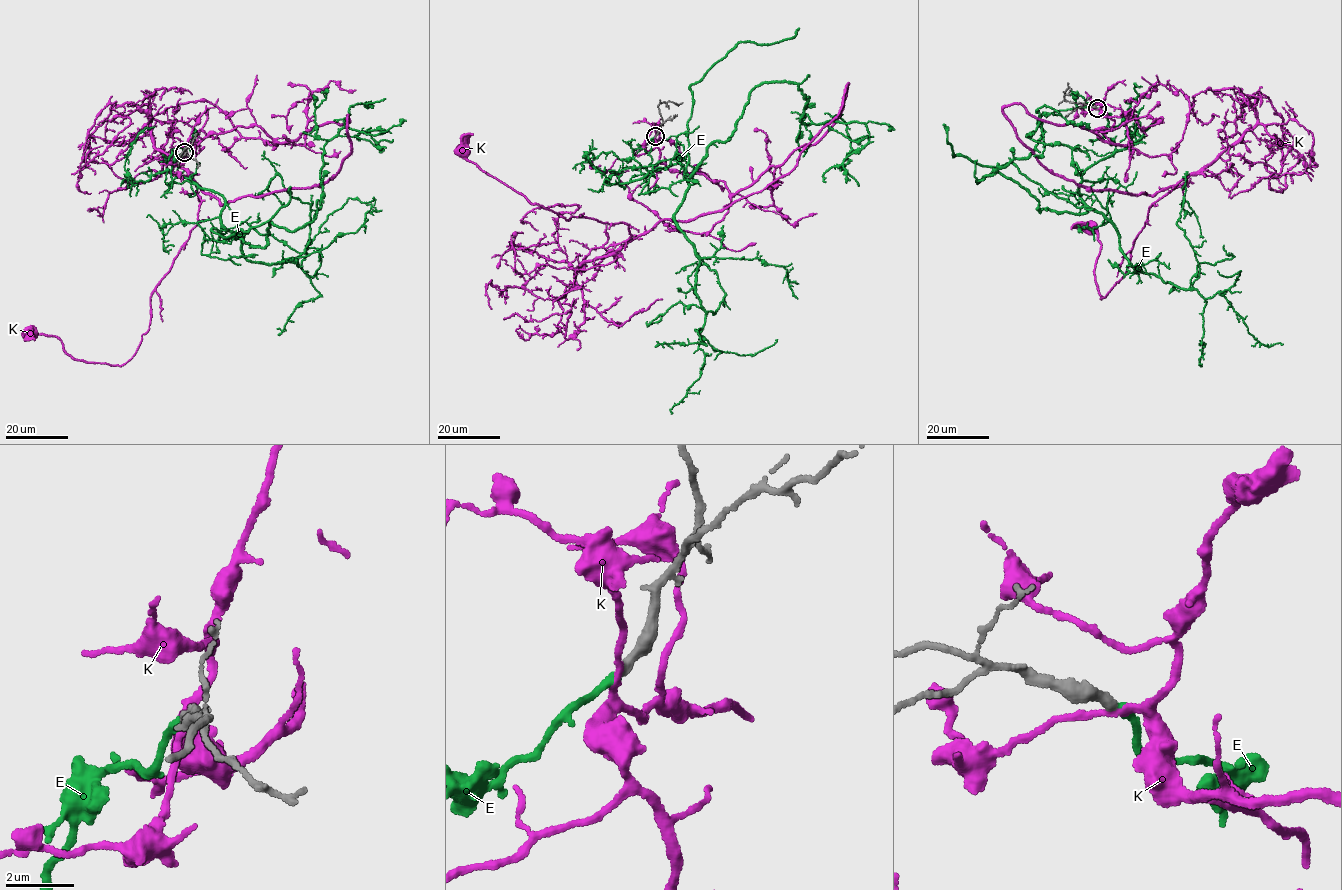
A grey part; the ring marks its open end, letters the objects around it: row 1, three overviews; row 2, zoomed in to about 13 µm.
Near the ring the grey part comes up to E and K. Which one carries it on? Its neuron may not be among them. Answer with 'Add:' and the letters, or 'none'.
Add: E

